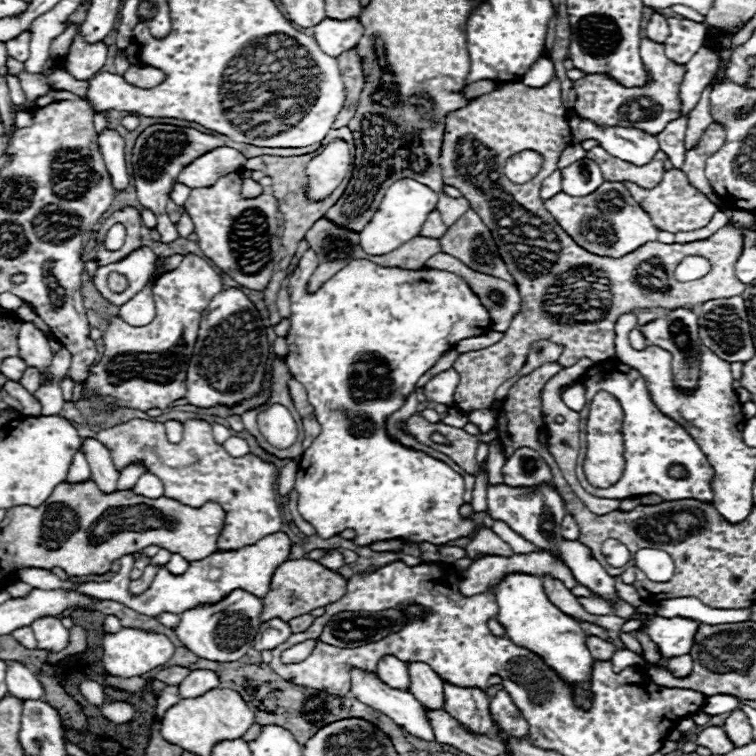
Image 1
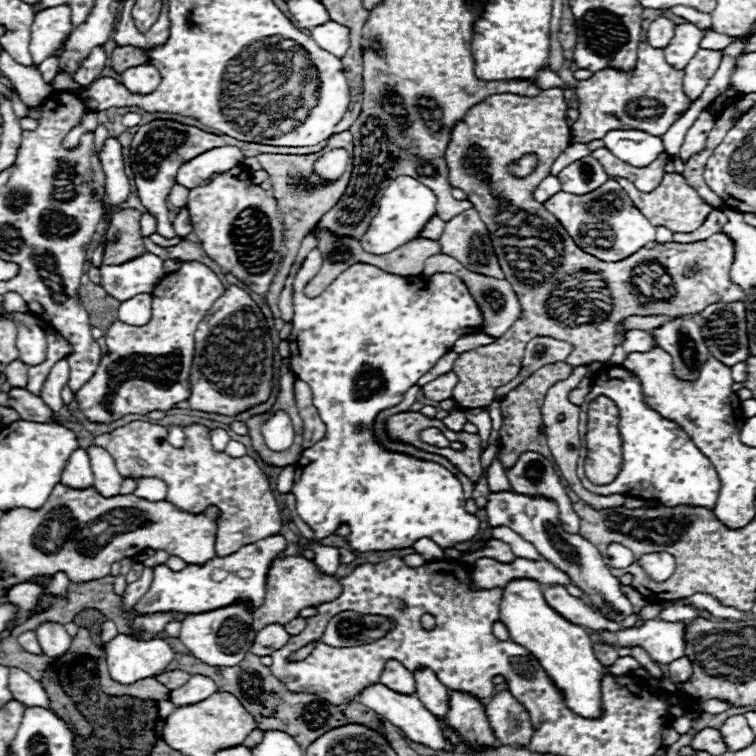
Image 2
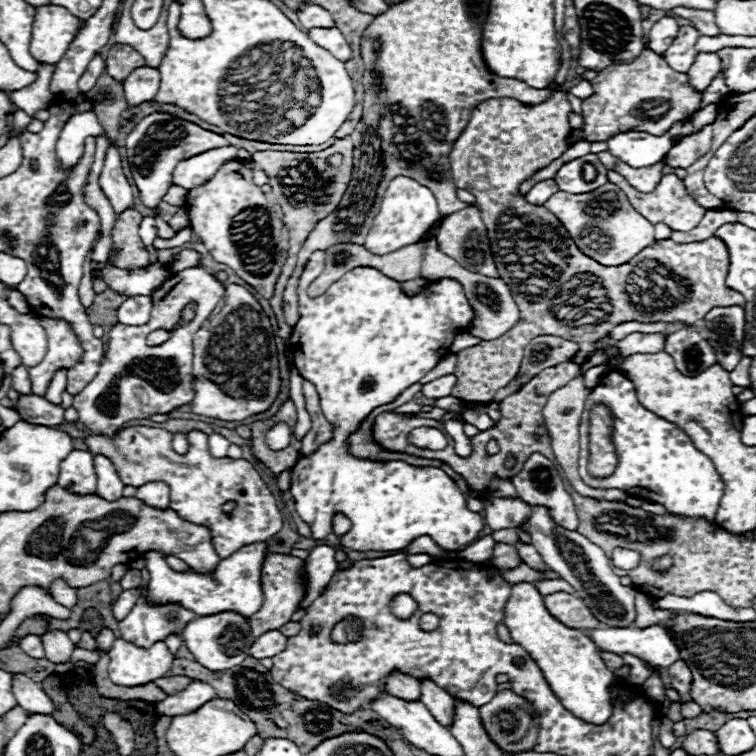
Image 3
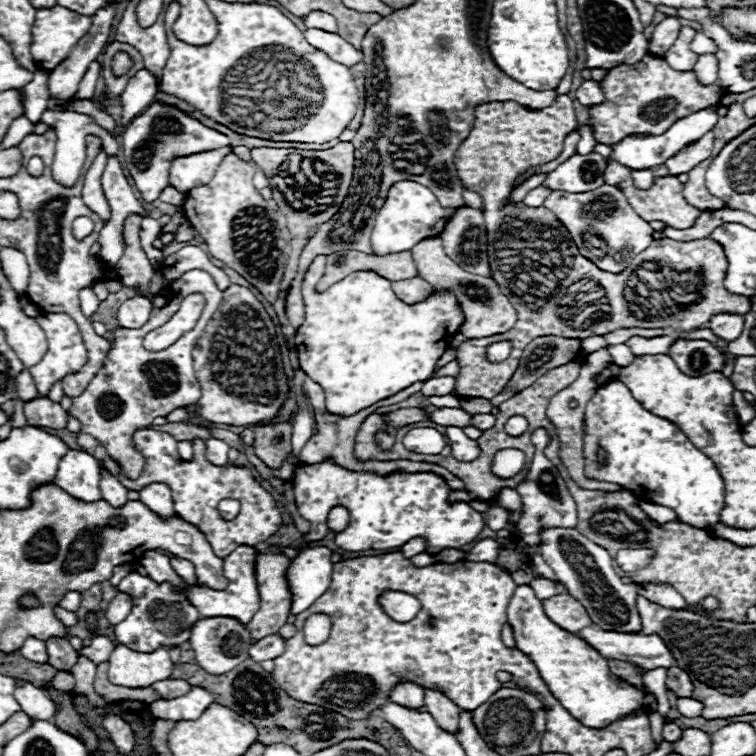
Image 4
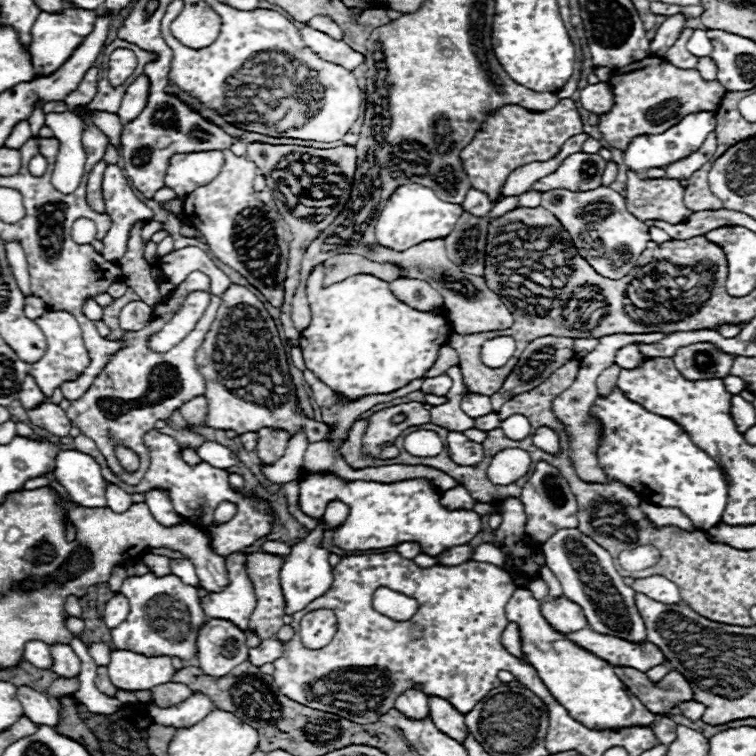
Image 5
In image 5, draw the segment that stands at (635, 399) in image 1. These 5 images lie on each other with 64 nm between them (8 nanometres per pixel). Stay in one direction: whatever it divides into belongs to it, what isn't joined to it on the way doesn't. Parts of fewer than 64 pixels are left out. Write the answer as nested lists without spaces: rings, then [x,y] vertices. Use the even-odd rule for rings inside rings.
[[[618,386],[606,398],[596,398],[592,414],[602,424],[600,448],[596,452],[598,464],[610,480],[618,480],[632,490],[646,486],[660,494],[660,500],[652,498],[654,504],[682,510],[700,530],[708,530],[722,520],[728,498],[724,474],[704,450],[692,444],[690,436],[674,420],[644,410],[628,400]]]

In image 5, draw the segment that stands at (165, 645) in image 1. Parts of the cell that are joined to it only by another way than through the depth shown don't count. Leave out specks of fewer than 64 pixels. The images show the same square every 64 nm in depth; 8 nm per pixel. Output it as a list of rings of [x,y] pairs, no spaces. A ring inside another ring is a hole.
[[[112,650],[110,654],[108,676],[120,690],[150,690],[158,684],[172,682],[174,672],[170,656],[144,656],[130,650]]]

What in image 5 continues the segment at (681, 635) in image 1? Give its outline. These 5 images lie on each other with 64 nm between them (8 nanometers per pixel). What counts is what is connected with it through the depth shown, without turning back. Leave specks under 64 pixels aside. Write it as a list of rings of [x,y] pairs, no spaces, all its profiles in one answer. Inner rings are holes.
[[[582,628],[578,632],[568,634],[570,640],[576,644],[582,644],[582,648],[594,652],[598,658],[610,662],[610,664],[626,664],[630,668],[638,668],[646,672],[652,666],[666,664],[666,658],[662,650],[652,642],[630,642],[618,636],[600,634],[592,628]]]

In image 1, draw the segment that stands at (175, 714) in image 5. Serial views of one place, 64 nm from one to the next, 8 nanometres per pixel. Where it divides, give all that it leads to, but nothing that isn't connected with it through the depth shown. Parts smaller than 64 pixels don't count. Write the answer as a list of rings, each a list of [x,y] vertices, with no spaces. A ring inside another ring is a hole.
[[[192,670],[186,680],[182,682],[182,694],[180,696],[202,696],[202,692],[208,692],[210,688],[218,688],[220,680],[216,672],[212,670]]]

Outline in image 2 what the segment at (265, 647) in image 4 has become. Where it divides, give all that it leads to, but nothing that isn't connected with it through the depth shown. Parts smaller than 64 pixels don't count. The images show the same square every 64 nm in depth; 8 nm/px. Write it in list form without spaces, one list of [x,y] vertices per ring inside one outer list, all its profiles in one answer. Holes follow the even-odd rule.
[[[268,624],[266,628],[262,628],[256,634],[256,640],[254,640],[250,652],[258,654],[258,656],[272,654],[274,650],[282,648],[282,644],[286,644],[288,638],[290,638],[290,634],[286,632],[286,628],[282,624]]]

